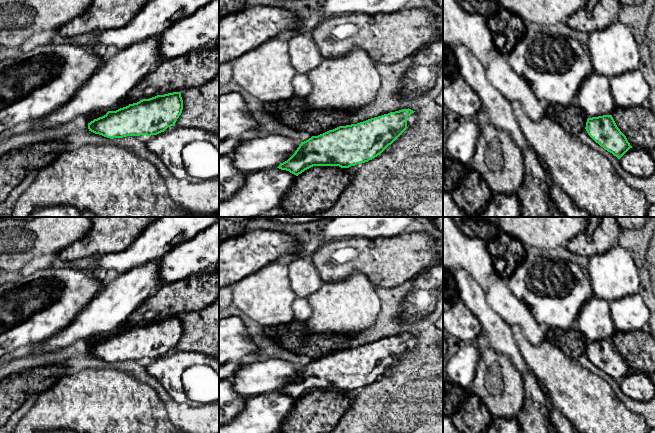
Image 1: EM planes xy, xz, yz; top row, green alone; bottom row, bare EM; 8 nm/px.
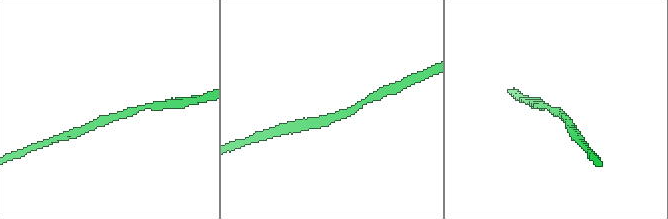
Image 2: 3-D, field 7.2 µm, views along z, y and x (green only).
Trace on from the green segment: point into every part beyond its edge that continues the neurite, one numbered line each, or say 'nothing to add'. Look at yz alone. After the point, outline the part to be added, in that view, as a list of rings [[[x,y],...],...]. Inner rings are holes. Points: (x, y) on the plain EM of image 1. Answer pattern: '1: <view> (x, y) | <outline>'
nothing to add

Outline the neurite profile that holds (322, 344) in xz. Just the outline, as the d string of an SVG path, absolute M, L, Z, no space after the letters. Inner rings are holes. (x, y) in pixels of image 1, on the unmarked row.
M267 327L267 336L279 339L279 346L282 349L290 351L296 355L308 356L312 360L318 360L329 354L339 351L341 344L352 342L356 336L347 334L310 334L305 331L283 332L276 328Z

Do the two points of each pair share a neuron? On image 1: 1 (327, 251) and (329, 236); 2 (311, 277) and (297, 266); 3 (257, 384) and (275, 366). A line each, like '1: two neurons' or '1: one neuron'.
1: two neurons
2: one neuron
3: one neuron

